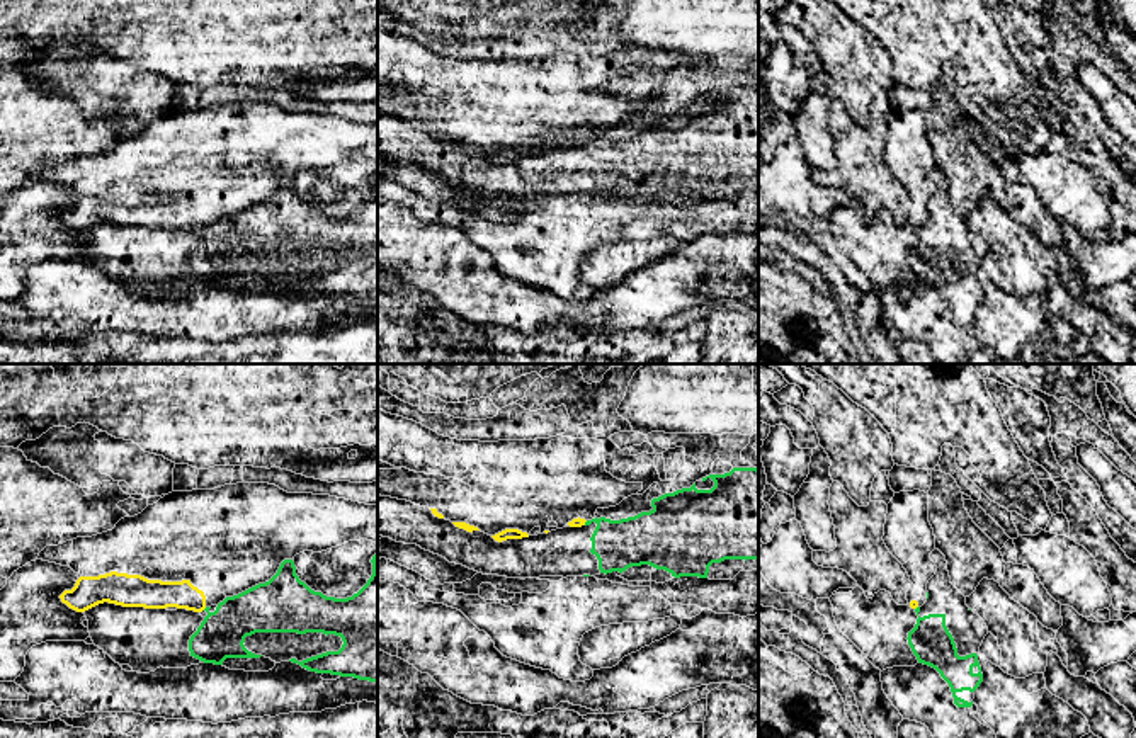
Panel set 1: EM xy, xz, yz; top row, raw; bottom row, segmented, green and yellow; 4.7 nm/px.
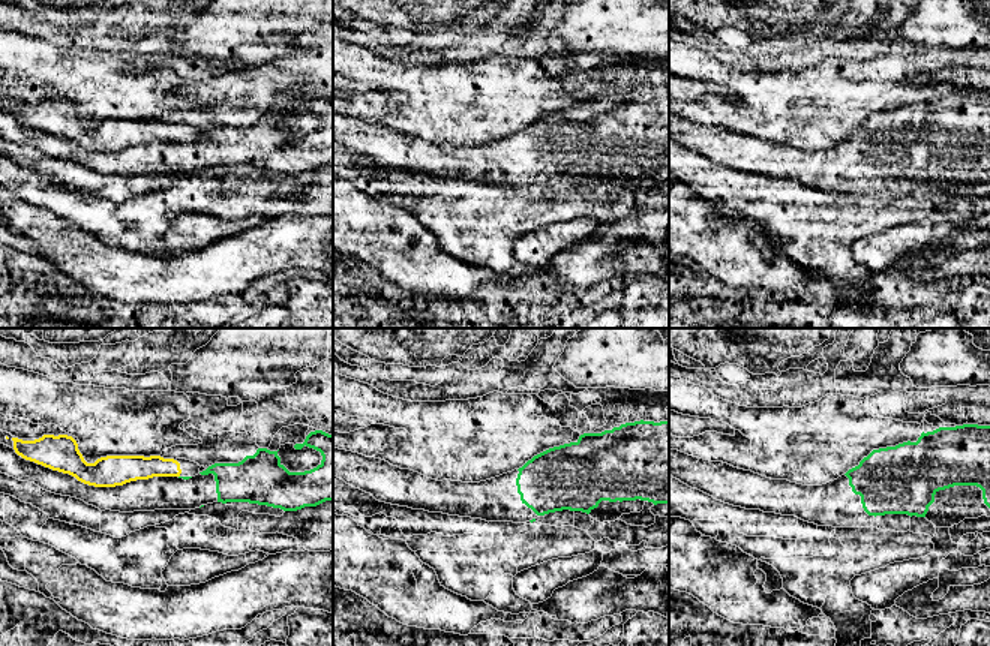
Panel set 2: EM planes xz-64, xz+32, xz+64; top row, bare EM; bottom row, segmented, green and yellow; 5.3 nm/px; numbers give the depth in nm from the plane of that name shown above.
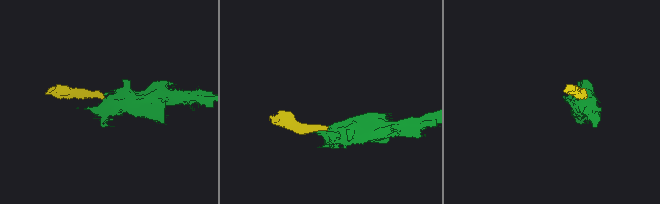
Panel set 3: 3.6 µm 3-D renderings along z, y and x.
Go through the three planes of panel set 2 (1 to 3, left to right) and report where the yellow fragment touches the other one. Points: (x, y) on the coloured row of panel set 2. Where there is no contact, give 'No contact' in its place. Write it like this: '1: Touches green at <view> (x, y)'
1: No contact
2: No contact
3: No contact

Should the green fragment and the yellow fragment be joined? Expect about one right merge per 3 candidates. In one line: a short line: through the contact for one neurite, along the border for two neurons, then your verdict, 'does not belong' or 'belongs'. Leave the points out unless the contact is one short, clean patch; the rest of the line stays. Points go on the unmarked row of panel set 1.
xz (587, 140), (584, 143) | does not belong

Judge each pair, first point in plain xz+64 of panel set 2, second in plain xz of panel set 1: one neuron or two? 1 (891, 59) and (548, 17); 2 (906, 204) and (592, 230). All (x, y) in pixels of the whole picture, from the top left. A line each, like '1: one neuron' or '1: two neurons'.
1: one neuron
2: one neuron

